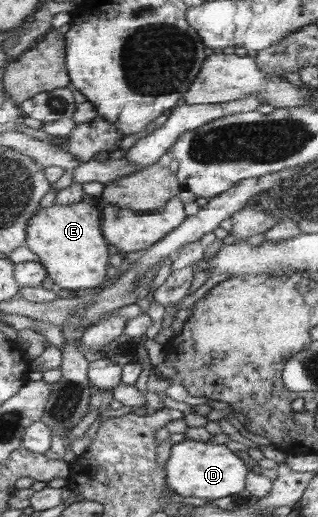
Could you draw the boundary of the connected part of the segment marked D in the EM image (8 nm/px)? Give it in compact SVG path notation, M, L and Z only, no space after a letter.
M185 438L183 441L174 444L171 448L170 458L166 461L165 470L167 471L168 485L184 497L200 497L208 501L222 499L226 496L239 494L247 489L247 475L249 474L248 465L244 459L240 459L232 449L228 449L225 444L198 441Z

